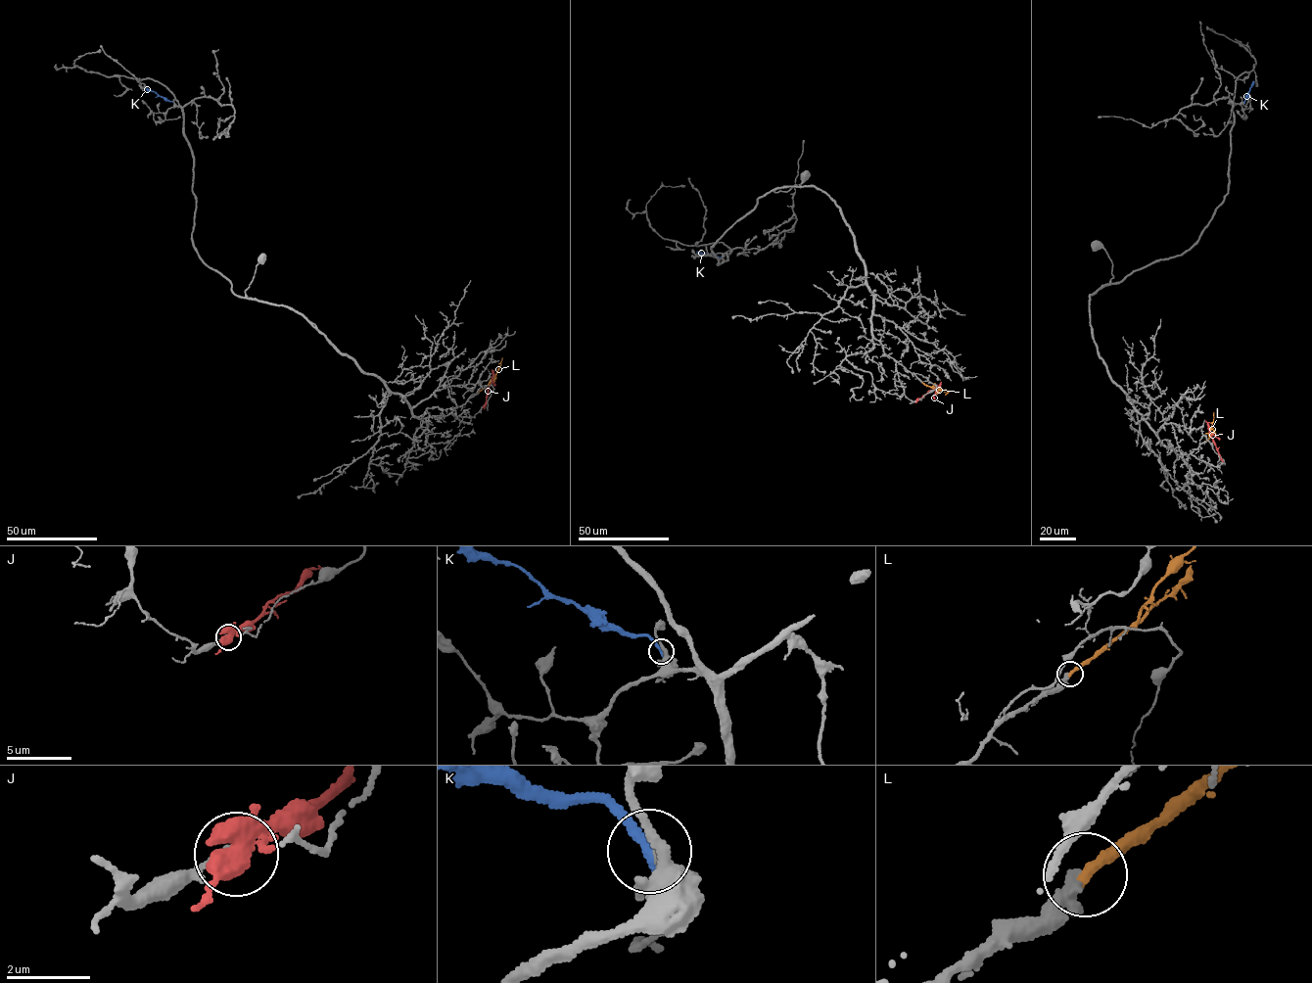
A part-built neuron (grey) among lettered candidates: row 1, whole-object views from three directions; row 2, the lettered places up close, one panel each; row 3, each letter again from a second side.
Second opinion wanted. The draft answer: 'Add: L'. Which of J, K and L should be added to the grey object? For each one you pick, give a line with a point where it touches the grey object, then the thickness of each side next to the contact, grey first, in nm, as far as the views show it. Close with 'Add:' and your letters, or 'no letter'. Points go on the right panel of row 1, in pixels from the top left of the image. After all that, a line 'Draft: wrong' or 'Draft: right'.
L: Touches grey at (1206, 441). Thickness 360 nm (grey) against 320 nm
Add: L
Draft: right

